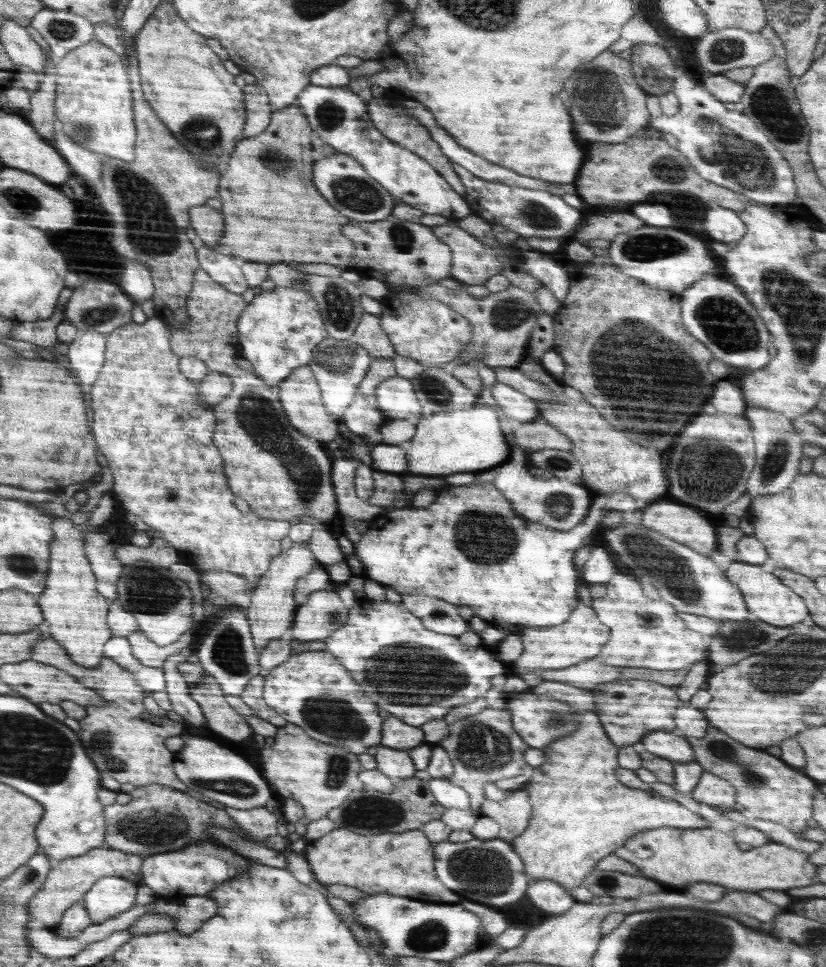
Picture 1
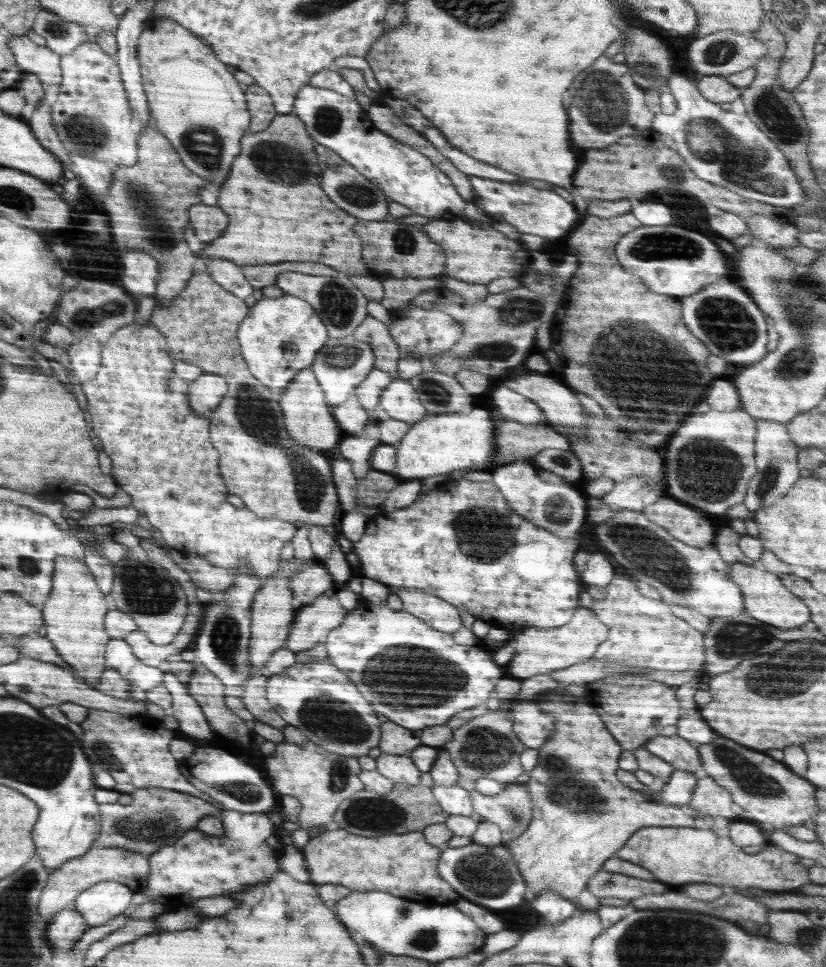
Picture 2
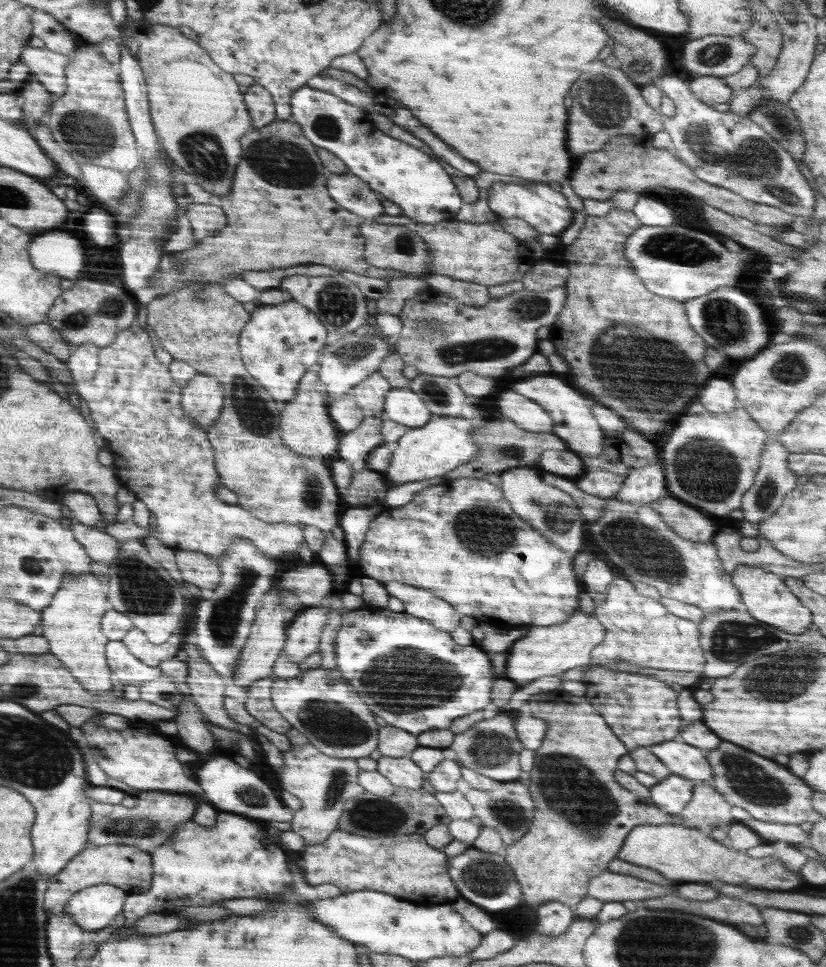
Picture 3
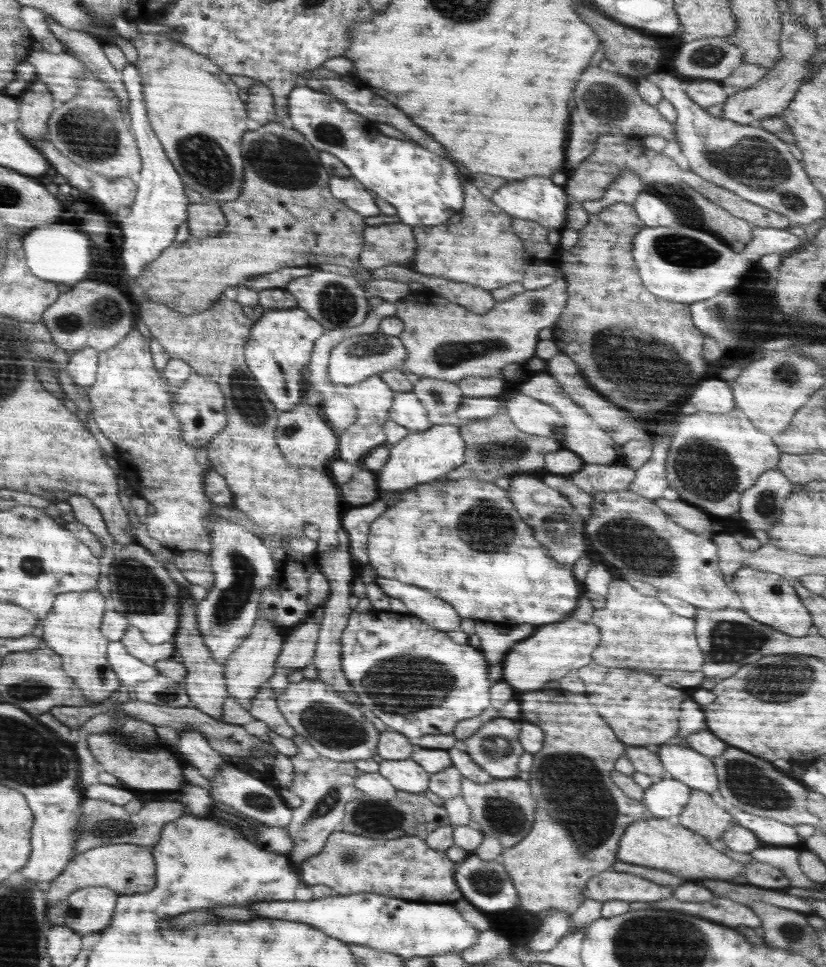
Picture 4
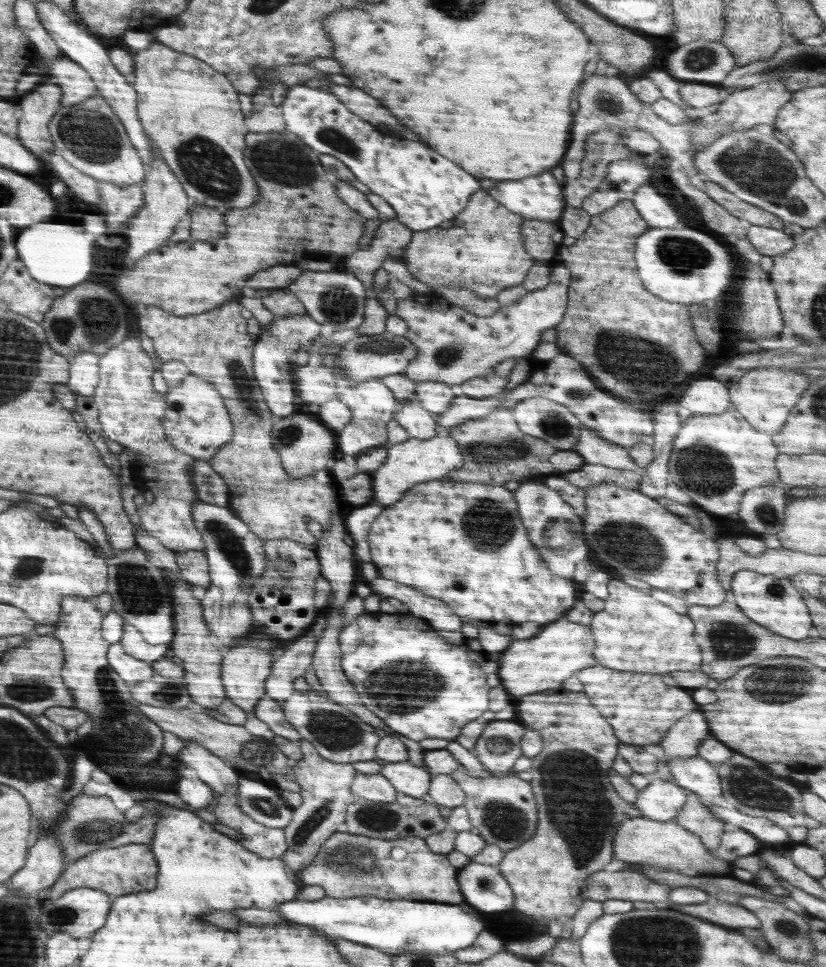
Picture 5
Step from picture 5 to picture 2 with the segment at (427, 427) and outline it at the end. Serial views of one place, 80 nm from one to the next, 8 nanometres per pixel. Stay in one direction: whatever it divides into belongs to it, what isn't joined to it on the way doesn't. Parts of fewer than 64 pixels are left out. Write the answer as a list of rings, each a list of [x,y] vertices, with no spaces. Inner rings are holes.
[[[392,380],[392,383],[382,392],[379,403],[392,419],[400,419],[410,424],[428,415],[408,380]]]

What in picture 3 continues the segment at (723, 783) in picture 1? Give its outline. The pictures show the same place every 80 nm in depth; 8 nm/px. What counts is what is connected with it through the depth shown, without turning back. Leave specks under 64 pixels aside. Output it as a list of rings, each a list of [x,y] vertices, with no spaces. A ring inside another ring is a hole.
[[[696,783],[690,802],[686,804],[684,810],[678,815],[682,818],[681,824],[687,827],[696,827],[702,825],[710,825],[715,827],[724,823],[733,822],[732,810],[733,804],[725,799],[725,796],[718,792],[712,785],[708,783]]]

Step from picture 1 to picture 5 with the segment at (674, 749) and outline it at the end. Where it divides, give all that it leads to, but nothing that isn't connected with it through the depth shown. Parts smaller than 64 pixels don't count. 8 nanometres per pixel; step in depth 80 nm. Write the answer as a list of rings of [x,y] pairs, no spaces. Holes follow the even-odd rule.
[[[674,758],[668,762],[675,783],[690,792],[695,792],[702,802],[710,802],[723,796],[716,764],[702,758]]]

